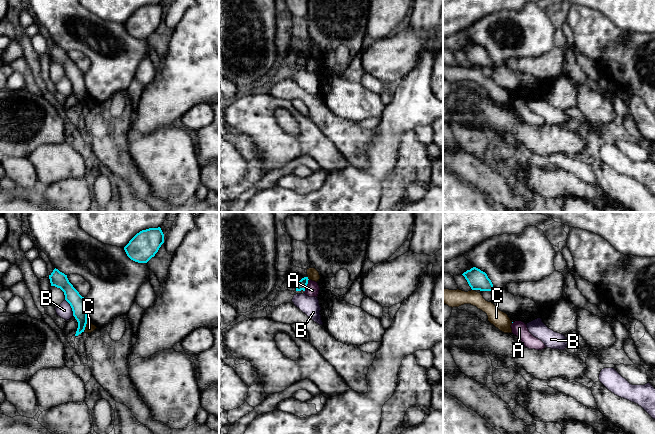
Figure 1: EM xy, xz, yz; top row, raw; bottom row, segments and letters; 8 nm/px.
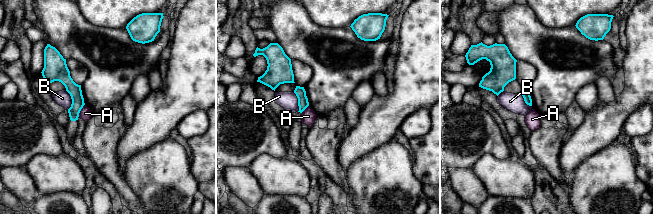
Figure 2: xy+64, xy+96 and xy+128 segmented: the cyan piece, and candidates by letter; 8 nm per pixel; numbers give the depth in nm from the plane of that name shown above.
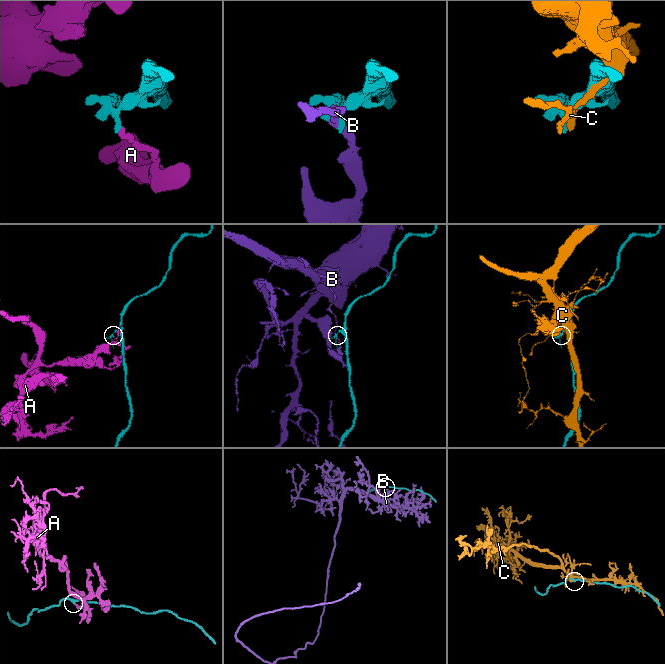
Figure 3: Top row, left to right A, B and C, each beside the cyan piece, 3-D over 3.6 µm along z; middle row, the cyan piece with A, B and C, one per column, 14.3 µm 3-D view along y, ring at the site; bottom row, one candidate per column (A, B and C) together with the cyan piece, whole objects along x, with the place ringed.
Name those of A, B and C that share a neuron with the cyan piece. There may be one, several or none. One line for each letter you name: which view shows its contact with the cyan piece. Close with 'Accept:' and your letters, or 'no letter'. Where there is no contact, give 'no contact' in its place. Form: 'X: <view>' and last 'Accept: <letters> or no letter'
Accept: no letter

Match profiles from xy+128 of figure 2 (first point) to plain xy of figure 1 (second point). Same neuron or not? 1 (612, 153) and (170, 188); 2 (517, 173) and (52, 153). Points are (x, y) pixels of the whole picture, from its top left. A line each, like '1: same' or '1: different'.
1: same
2: same

